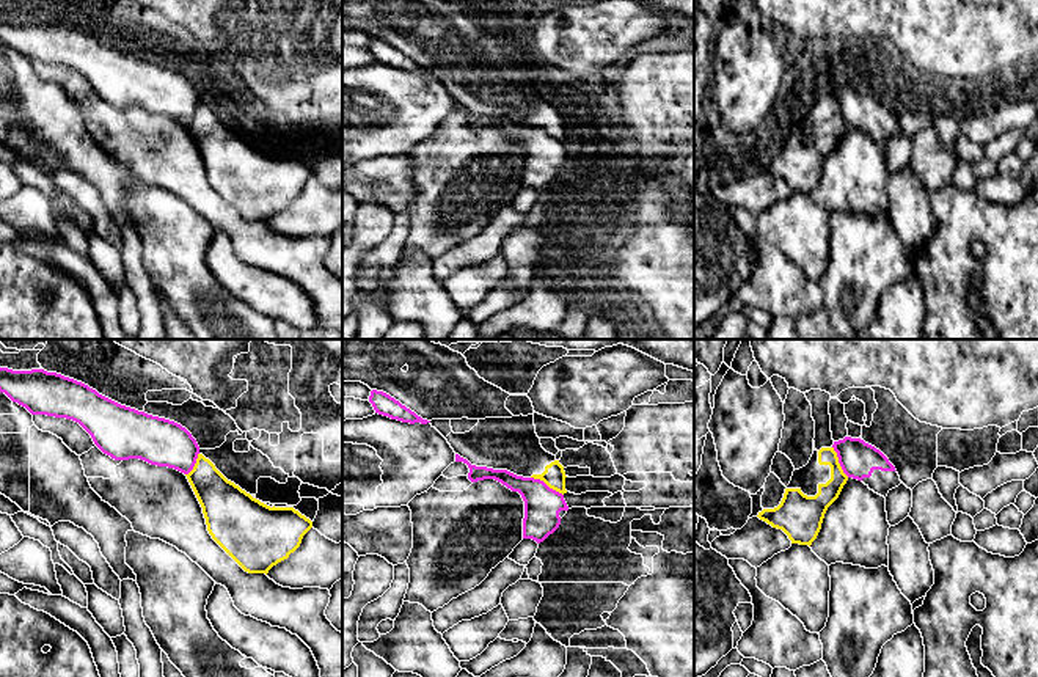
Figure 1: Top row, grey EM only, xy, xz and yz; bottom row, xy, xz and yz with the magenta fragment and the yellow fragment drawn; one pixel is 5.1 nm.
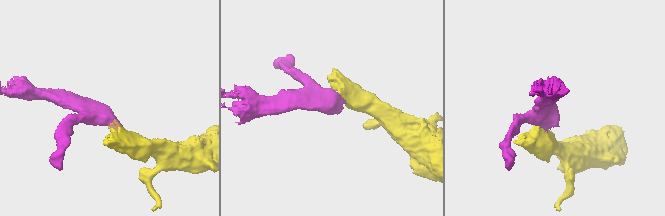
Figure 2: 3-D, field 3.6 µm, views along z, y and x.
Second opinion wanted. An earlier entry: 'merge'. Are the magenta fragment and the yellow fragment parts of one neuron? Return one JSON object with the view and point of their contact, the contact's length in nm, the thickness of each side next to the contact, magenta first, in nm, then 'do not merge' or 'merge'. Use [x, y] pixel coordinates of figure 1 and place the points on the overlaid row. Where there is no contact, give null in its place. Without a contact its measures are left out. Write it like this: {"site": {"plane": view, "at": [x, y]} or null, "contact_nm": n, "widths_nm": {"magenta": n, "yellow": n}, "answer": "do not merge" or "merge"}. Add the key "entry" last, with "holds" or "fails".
{"site": {"plane": "xz", "at": [545, 484]}, "contact_nm": 190, "widths_nm": {"magenta": 190, "yellow": 110}, "answer": "do not merge", "entry": "fails"}

